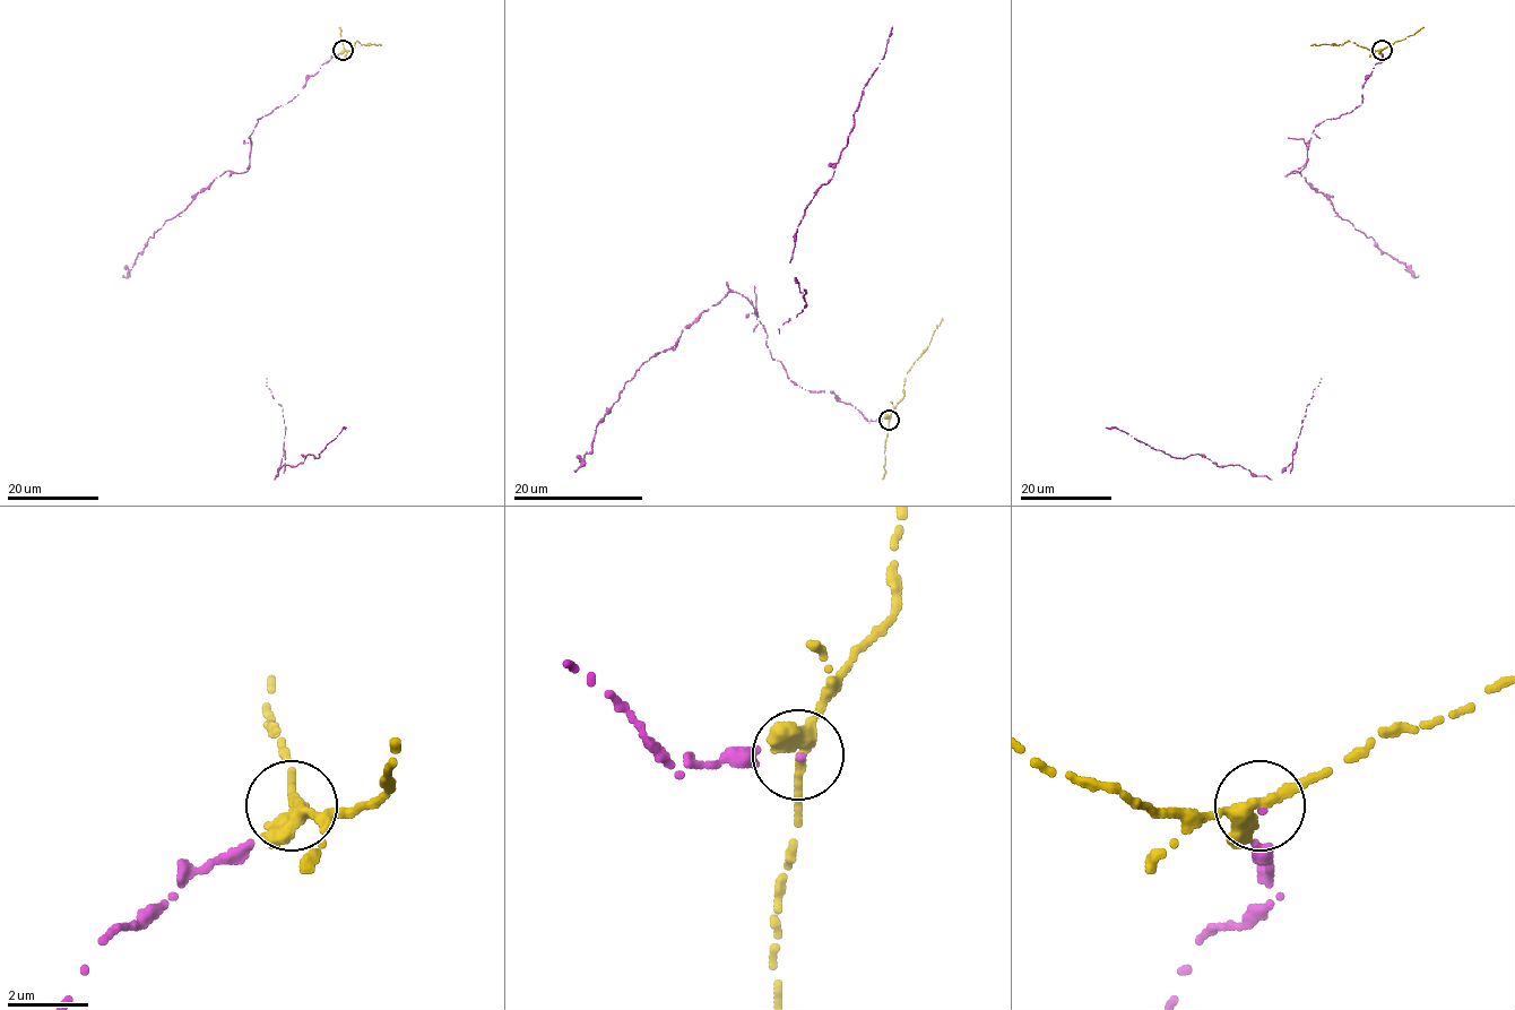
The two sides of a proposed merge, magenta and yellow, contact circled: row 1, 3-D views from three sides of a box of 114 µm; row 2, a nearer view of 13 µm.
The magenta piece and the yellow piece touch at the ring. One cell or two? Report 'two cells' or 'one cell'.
two cells

